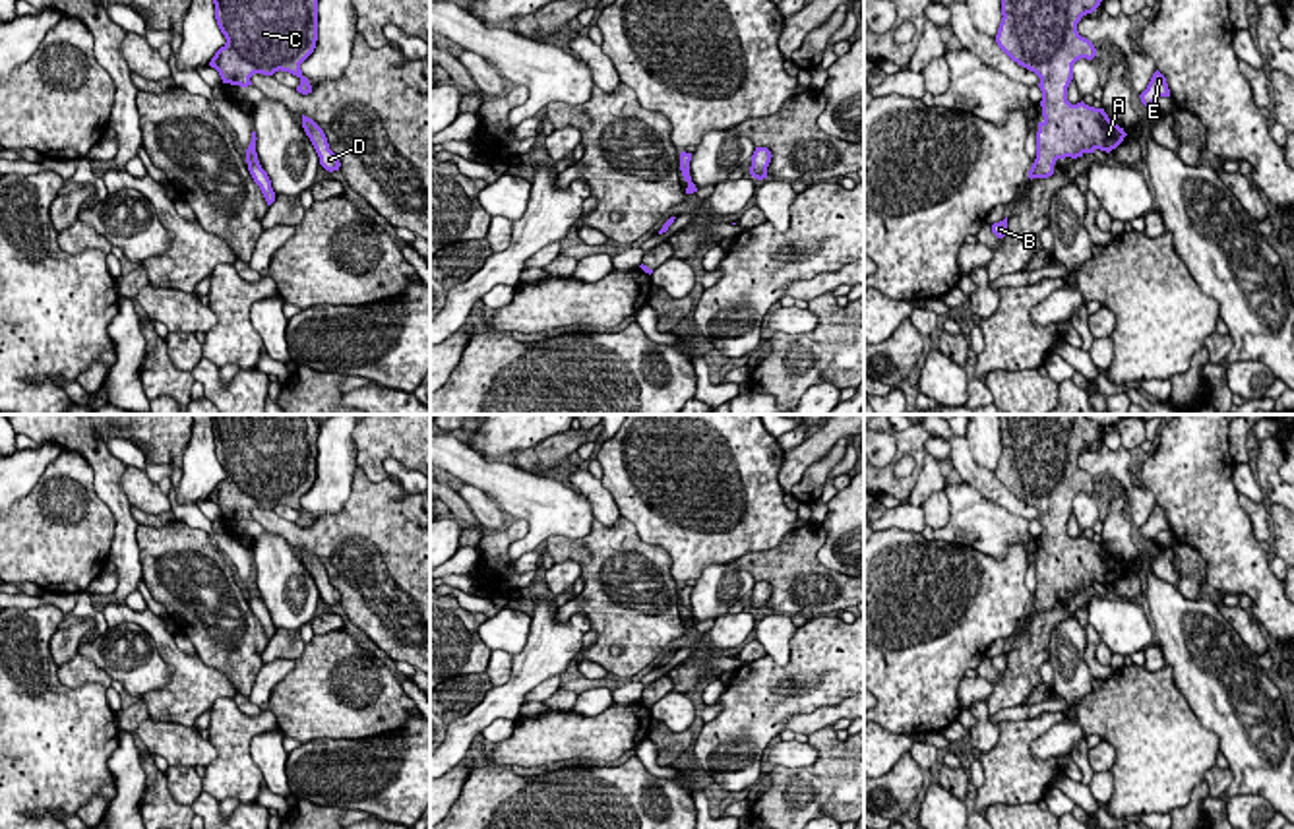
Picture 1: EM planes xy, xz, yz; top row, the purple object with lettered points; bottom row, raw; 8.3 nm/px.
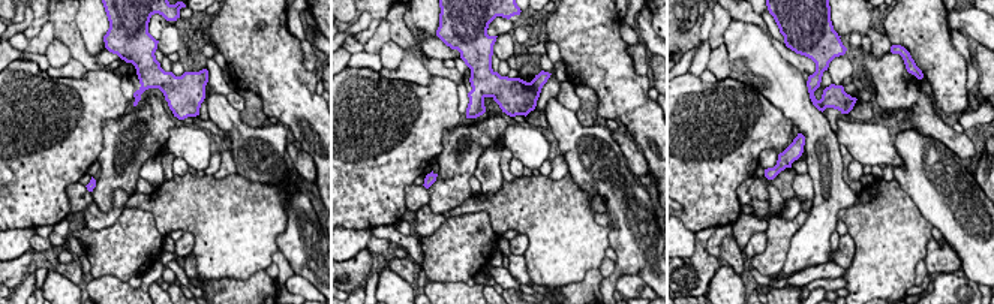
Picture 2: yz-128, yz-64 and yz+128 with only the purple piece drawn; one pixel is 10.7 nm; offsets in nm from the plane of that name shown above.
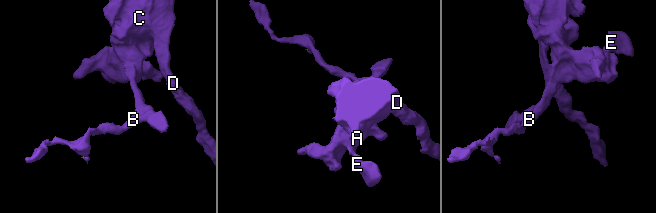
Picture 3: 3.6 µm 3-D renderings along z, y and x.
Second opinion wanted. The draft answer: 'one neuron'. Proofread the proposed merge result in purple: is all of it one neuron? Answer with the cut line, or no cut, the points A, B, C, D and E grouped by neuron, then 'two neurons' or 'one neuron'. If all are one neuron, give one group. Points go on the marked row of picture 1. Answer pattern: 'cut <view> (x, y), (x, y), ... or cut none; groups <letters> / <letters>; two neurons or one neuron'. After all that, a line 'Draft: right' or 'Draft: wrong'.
cut none; groups A B C D E; one neuron
Draft: right

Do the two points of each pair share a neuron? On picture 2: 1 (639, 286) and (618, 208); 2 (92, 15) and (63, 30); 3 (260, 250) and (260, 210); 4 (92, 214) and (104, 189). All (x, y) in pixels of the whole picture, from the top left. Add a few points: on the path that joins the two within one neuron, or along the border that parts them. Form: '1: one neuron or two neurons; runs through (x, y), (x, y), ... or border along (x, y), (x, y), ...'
1: two neurons; border along (613, 286), (621, 276), (637, 274), (651, 288)
2: two neurons; border along (75, 15), (75, 24), (83, 44), (93, 56)
3: one neuron; runs through (260, 240), (260, 220)
4: two neurons; border along (129, 195), (117, 189), (108, 210), (93, 202)

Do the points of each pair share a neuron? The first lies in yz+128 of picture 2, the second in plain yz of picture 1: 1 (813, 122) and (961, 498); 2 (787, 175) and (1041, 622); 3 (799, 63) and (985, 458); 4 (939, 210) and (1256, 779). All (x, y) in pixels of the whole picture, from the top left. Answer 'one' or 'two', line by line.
1: one
2: two
3: two
4: one

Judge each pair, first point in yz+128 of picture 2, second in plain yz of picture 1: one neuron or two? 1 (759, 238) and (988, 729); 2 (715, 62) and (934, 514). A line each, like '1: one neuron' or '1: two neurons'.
1: one neuron
2: one neuron

